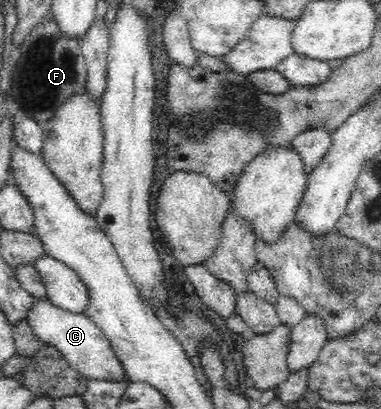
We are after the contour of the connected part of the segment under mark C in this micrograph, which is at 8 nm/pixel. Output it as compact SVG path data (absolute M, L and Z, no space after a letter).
M37 300L28 311L27 321L34 329L34 334L45 344L56 347L68 361L70 367L82 374L87 379L104 380L104 381L123 381L128 379L128 374L122 362L113 351L110 340L96 326L95 322L85 313L74 314L57 308L49 300Z

